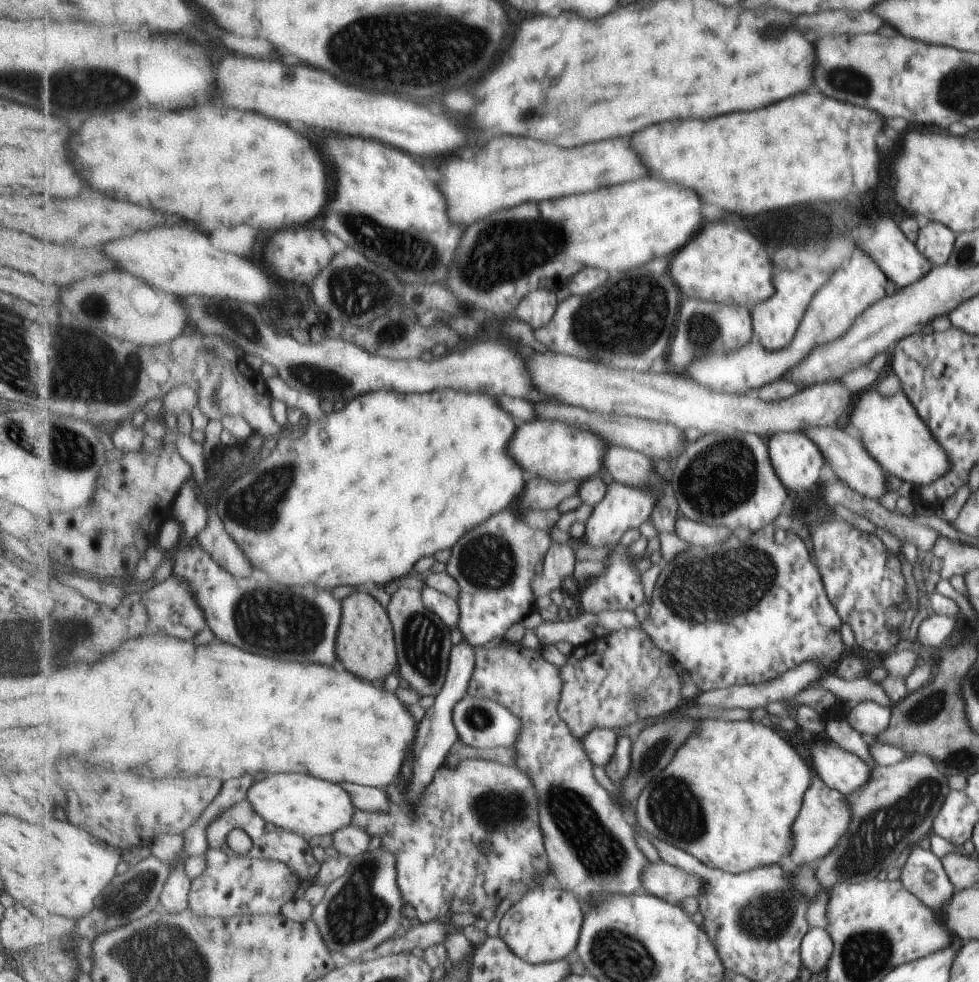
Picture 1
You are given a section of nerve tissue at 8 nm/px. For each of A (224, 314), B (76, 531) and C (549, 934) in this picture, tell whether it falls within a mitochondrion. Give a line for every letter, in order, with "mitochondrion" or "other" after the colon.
A: mitochondrion
B: other
C: other

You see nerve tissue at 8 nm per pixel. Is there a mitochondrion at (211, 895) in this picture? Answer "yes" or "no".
no

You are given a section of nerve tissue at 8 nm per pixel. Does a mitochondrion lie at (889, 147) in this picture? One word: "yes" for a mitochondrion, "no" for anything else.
no

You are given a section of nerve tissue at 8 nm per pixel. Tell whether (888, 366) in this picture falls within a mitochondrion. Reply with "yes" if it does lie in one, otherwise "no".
no

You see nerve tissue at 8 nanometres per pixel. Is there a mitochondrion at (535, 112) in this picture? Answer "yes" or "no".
yes

